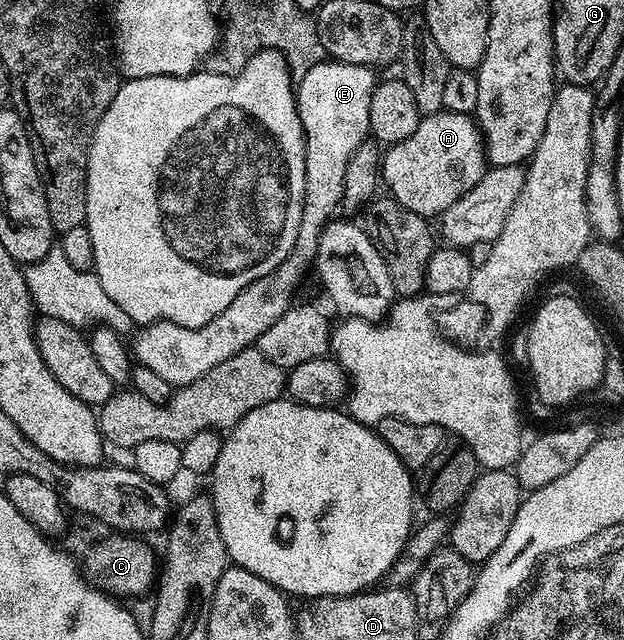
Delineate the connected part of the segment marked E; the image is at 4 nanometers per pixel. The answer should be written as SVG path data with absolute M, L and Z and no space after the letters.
M325 60L314 64L305 74L299 75L298 81L294 86L296 96L296 107L300 123L304 129L304 151L306 152L306 192L304 193L304 203L302 204L302 220L298 228L296 243L292 253L288 255L278 269L267 278L261 278L260 281L252 283L246 287L240 295L210 324L199 326L198 328L186 328L173 322L150 322L143 327L140 335L135 335L136 343L131 343L130 350L134 355L135 361L139 365L158 372L162 380L166 380L173 388L179 388L198 380L198 376L206 376L210 368L218 368L222 360L230 360L238 352L255 347L257 340L293 305L294 298L292 293L296 290L296 285L300 282L300 277L304 274L304 269L309 269L310 263L316 257L319 236L328 222L333 220L336 206L338 207L344 201L344 185L346 184L346 164L350 156L354 156L354 148L362 144L369 137L370 131L370 96L374 92L378 81L377 71L370 66L359 66L358 64L346 64L335 60Z

